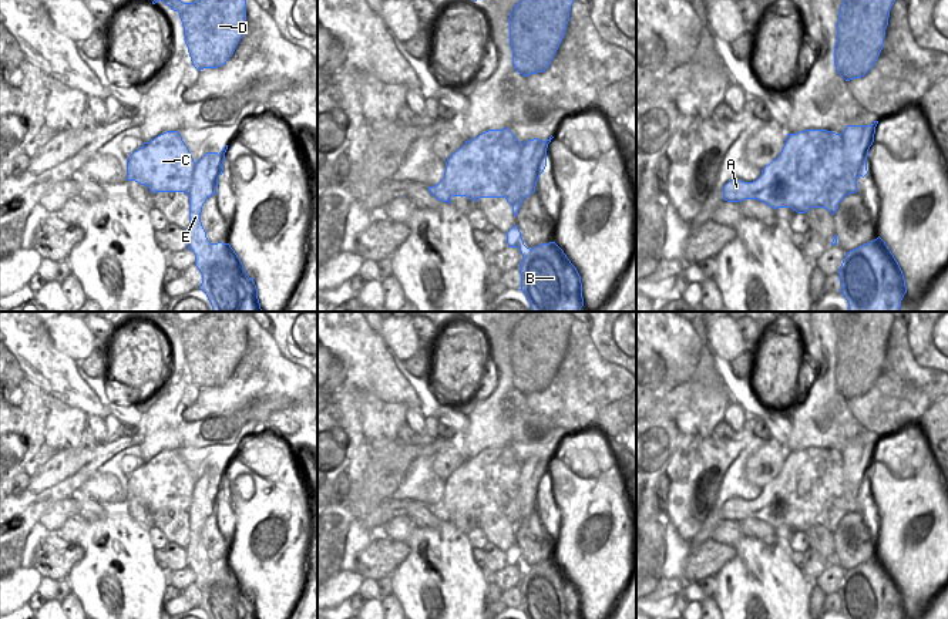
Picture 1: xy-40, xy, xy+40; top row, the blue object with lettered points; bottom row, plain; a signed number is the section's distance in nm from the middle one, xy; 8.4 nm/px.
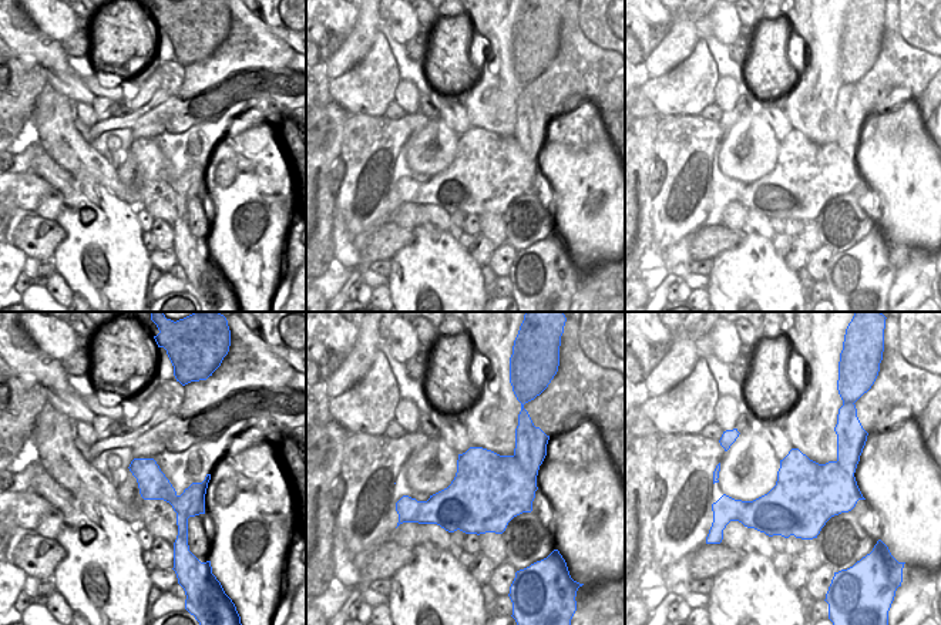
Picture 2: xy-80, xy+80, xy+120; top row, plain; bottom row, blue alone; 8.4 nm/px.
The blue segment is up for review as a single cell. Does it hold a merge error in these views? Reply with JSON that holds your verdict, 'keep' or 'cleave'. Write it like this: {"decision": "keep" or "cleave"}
{"decision": "cleave"}

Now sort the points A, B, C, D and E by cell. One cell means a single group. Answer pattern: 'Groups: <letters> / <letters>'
Groups: A C / B D E.

